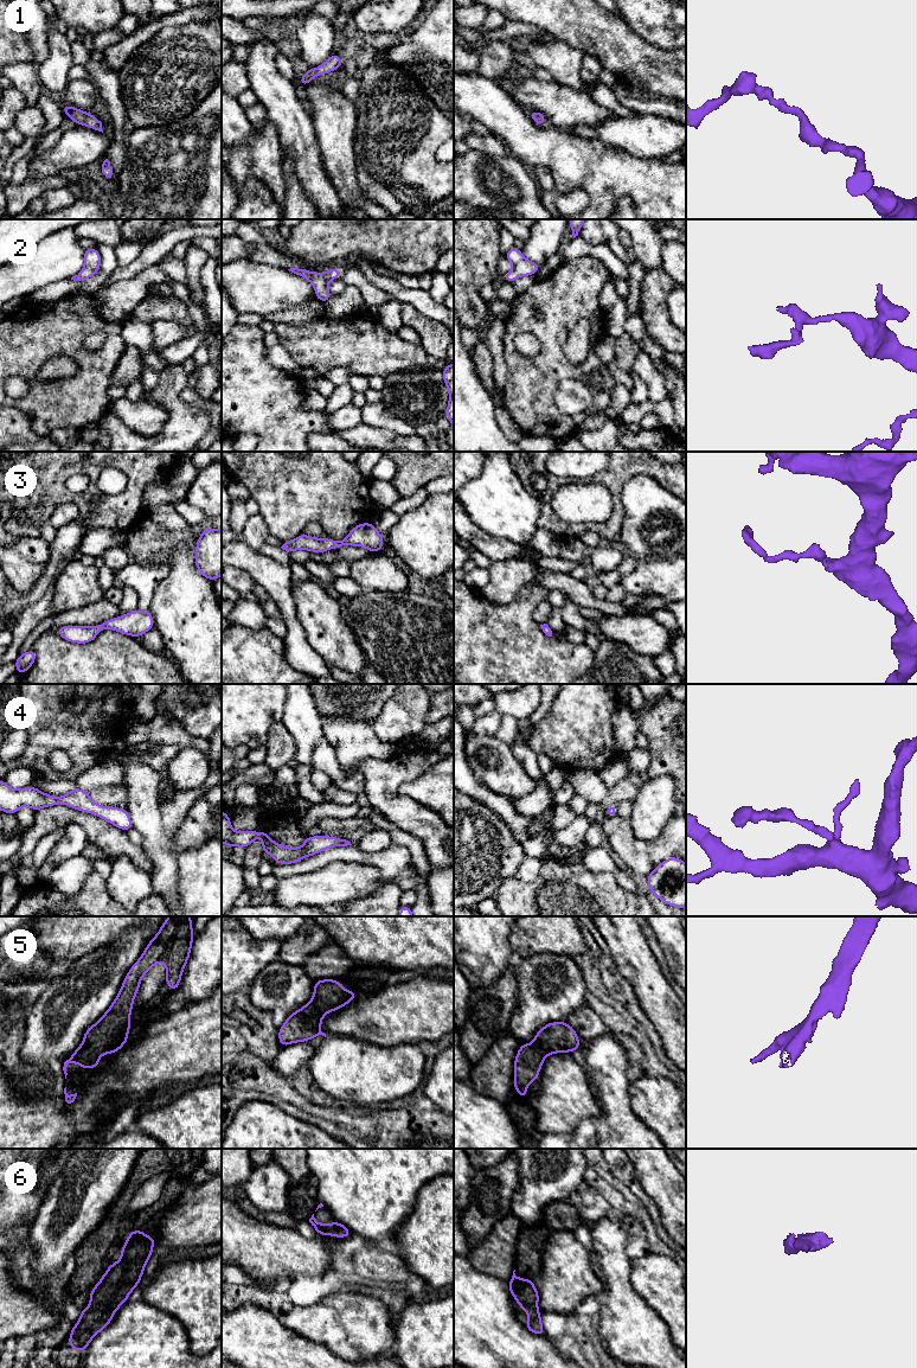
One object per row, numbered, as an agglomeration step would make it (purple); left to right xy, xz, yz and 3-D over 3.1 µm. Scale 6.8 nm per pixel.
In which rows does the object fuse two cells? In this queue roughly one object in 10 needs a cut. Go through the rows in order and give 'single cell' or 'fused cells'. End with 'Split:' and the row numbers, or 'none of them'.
1: single cell
2: single cell
3: single cell
4: single cell
5: single cell
6: single cell
Split: none of them

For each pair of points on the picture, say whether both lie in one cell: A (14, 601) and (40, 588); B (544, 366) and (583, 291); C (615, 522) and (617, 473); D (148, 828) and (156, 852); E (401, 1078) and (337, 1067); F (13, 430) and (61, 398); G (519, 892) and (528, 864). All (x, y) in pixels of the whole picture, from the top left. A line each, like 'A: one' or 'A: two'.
A: one
B: one
C: one
D: one
E: one
F: two
G: two

